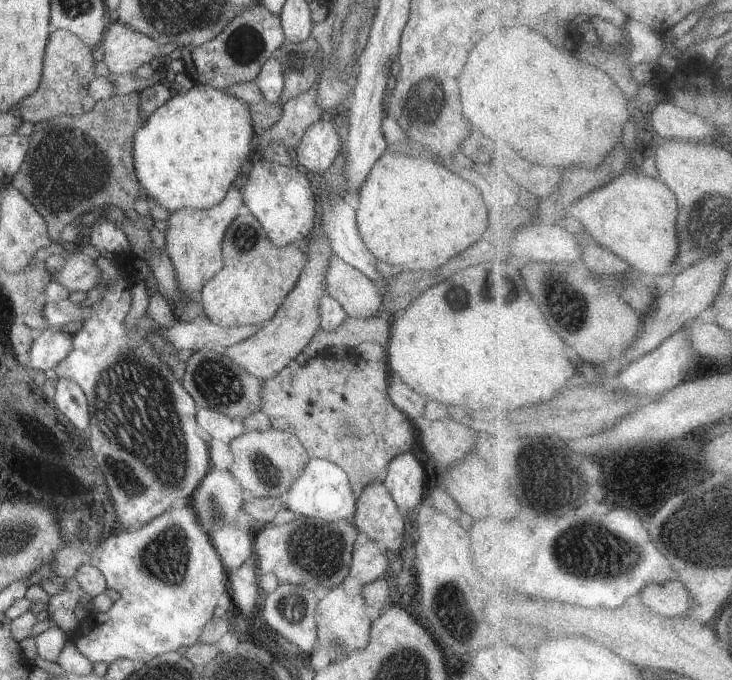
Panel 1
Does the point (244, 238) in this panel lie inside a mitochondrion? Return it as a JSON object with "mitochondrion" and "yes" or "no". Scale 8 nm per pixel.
{"mitochondrion":"yes"}

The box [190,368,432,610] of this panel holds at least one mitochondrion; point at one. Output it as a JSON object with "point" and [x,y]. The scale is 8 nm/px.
{"point":[309,550]}

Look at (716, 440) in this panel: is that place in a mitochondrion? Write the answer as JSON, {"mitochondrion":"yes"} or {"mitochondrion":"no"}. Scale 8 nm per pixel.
{"mitochondrion":"no"}

